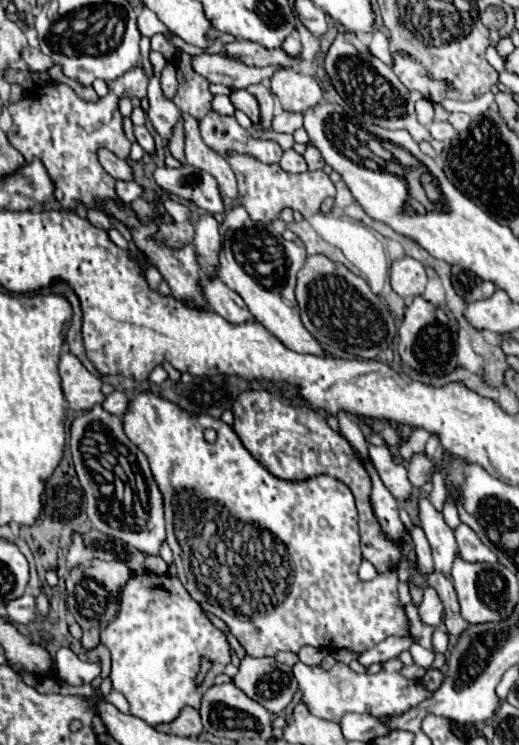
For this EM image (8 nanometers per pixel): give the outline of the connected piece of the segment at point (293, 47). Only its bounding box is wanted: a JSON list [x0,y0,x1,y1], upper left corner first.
[281,34,301,56]

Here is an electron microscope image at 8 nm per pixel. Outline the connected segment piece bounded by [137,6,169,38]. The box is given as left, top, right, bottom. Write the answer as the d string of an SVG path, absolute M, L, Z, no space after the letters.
M141 8L141 12L139 12L139 18L137 18L137 24L139 24L139 30L141 30L141 34L143 36L153 36L153 34L157 34L157 32L165 32L165 34L169 34L169 30L167 30L167 26L155 16L155 12L153 10L149 10L149 8Z

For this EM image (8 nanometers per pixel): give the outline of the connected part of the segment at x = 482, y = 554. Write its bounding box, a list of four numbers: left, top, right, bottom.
[455,524,497,562]

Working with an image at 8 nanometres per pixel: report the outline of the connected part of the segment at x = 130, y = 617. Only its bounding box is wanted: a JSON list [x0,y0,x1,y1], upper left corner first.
[101,574,231,726]

